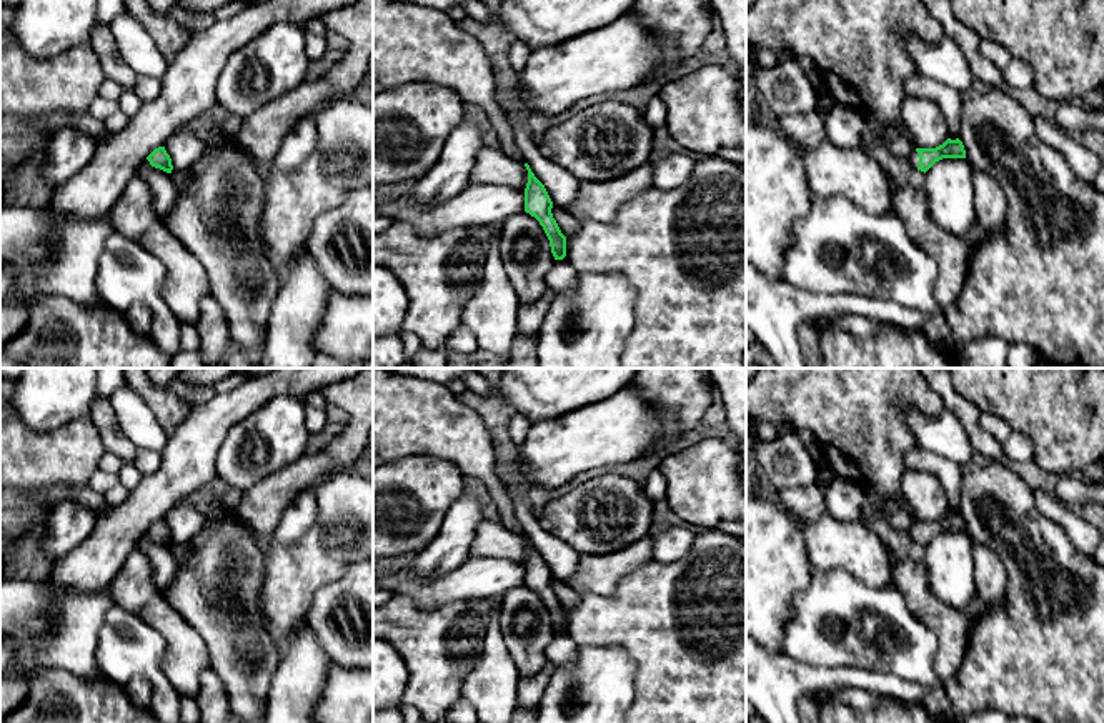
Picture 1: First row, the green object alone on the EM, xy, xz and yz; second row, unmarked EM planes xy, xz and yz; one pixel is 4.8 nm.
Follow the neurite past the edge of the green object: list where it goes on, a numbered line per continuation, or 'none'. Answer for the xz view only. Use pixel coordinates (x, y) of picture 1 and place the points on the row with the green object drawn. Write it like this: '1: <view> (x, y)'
none

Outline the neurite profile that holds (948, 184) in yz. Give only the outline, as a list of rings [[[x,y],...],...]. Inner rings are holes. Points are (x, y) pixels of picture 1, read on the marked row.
[[[942,158],[924,175],[931,217],[949,233],[962,237],[976,225],[972,165],[967,158]]]

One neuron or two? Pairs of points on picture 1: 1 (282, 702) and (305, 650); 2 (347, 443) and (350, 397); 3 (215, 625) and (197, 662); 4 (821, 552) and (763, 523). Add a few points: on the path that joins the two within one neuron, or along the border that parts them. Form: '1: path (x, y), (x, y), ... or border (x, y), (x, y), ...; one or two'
1: path (295, 688), (303, 663); one
2: path (355, 432), (355, 408); one
3: border (180, 615), (207, 647), (212, 670); two
4: border (803, 532), (806, 557), (813, 567); two

